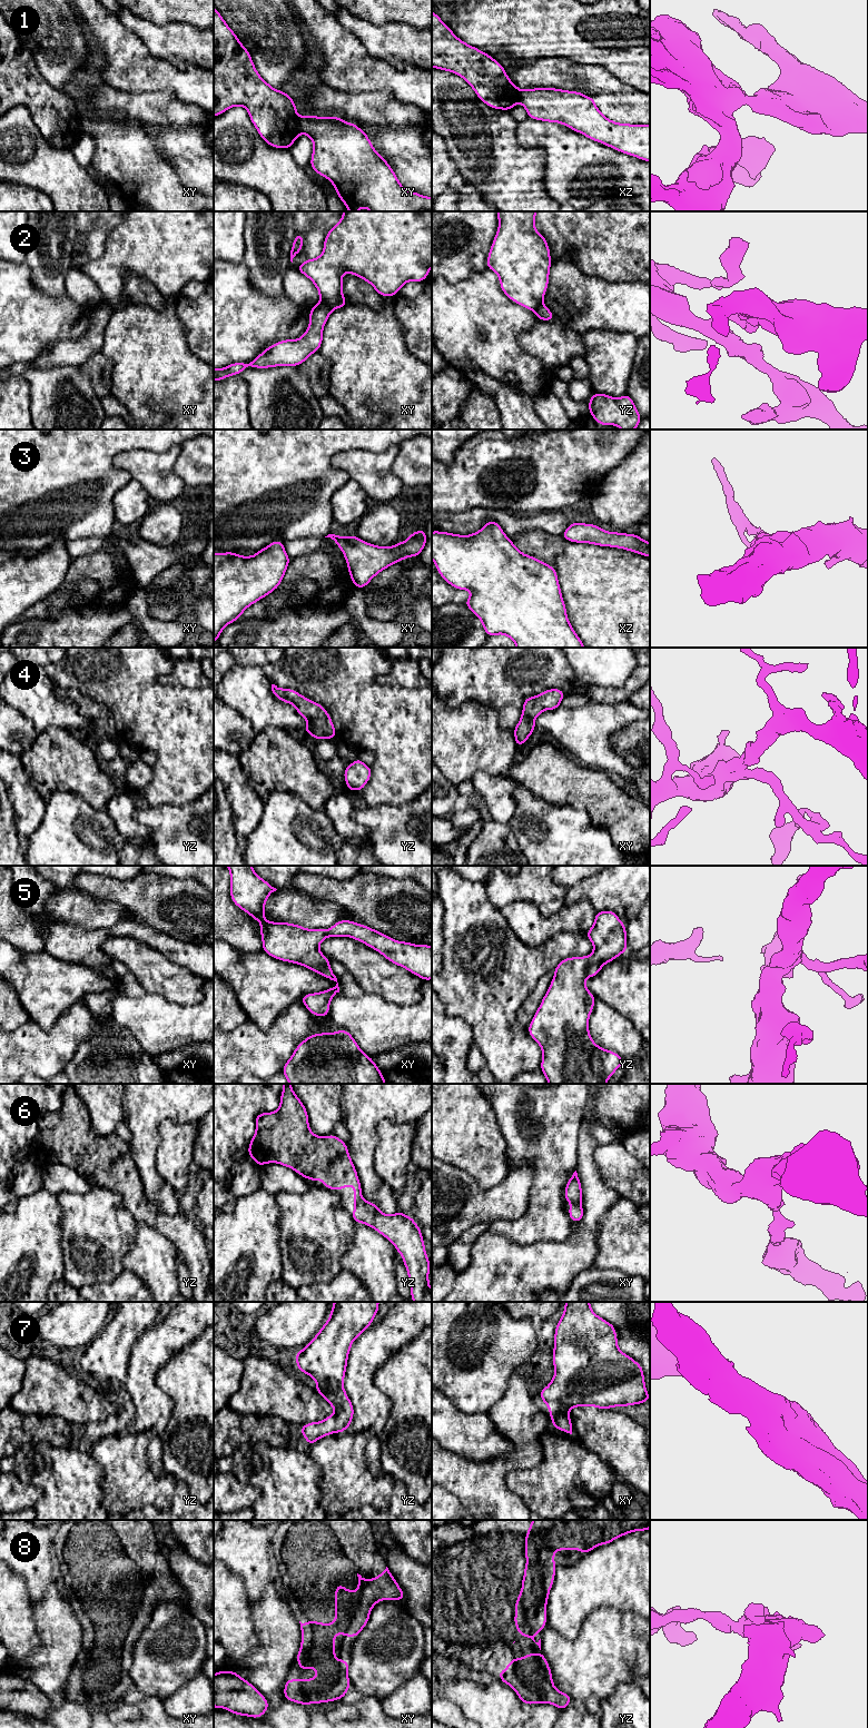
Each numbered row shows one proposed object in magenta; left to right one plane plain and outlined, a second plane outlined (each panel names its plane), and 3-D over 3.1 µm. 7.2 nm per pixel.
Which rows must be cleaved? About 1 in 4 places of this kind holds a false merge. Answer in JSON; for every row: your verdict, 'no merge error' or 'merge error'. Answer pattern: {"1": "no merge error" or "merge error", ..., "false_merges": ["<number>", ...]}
{"1": "merge error", "2": "merge error", "3": "no merge error", "4": "no merge error", "5": "no merge error", "6": "no merge error", "7": "no merge error", "8": "no merge error", "false_merges": ["1", "2"]}

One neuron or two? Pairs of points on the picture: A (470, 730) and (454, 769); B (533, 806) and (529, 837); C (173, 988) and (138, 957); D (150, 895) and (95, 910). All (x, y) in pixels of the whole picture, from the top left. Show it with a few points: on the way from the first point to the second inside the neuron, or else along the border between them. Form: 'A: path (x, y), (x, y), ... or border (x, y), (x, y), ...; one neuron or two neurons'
A: path (463, 740), (460, 743), (457, 759); one neuron
B: path (533, 813), (533, 829); one neuron
C: path (164, 979), (147, 964); one neuron
D: border (91, 897), (98, 900), (112, 900), (139, 918); two neurons

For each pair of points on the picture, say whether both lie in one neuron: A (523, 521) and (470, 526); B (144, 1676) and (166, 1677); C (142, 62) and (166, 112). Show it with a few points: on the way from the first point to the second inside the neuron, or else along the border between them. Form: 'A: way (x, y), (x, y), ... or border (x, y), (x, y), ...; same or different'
A: way (510, 521), (500, 516), (483, 516); same
B: way (149, 1676), (160, 1676); same
C: border (130, 91), (171, 90), (180, 99); different

